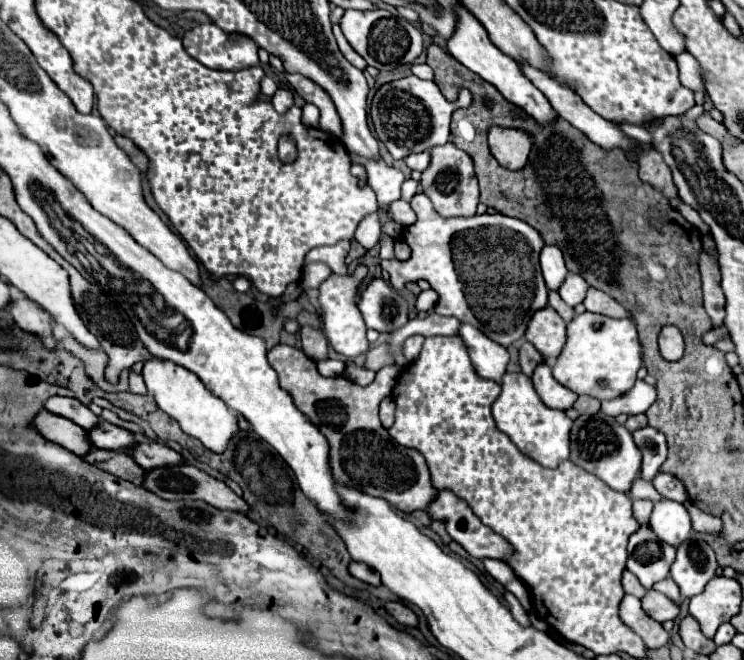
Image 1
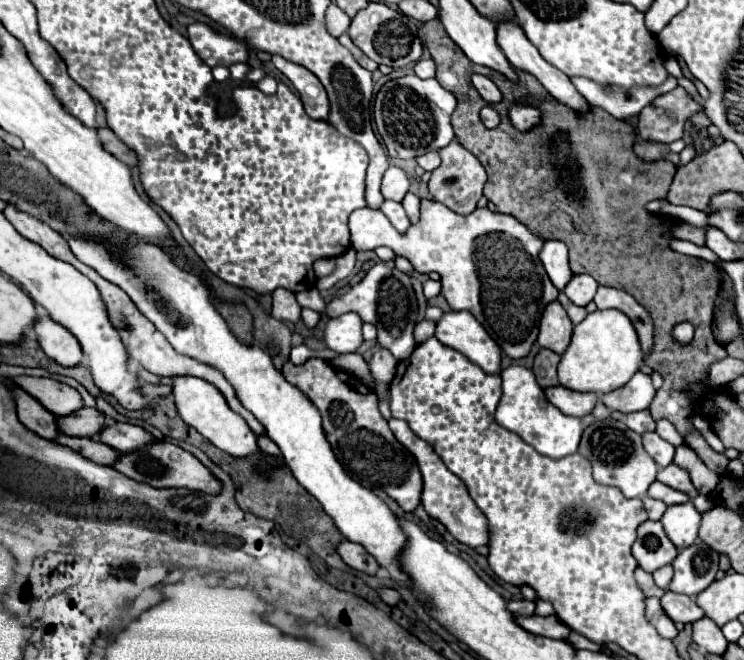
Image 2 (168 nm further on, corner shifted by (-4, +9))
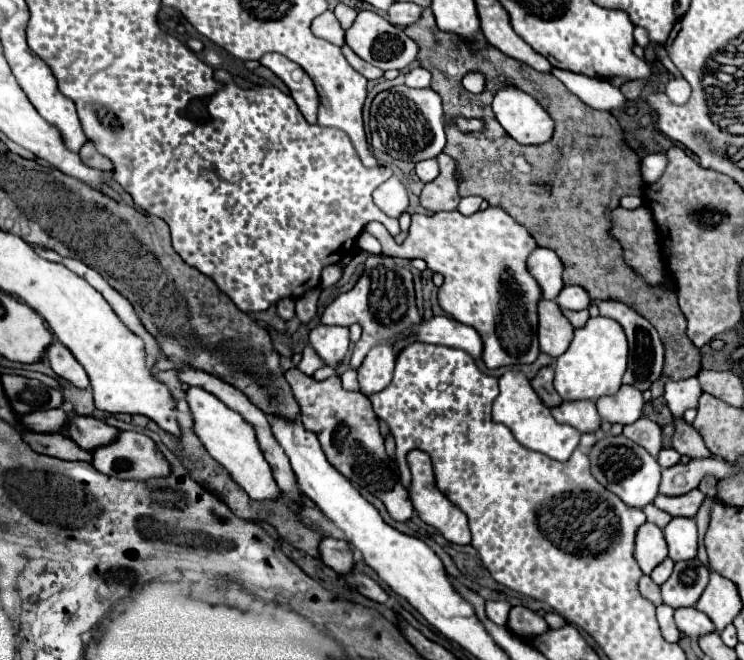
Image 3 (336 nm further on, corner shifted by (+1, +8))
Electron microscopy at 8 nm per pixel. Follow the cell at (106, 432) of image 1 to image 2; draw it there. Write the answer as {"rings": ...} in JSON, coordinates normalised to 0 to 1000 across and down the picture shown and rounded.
{"rings":[[[108,618],[91,630],[75,633],[75,642],[89,661],[129,664],[132,655],[142,645],[142,630],[134,627],[129,618]]]}

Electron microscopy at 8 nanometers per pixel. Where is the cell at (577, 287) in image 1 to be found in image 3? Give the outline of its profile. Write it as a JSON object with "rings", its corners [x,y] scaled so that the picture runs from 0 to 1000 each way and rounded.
{"rings":[[[765,432],[765,435],[757,435],[757,441],[749,450],[749,459],[754,468],[781,471],[781,468],[789,468],[794,462],[794,450],[789,447],[789,441],[784,435]]]}

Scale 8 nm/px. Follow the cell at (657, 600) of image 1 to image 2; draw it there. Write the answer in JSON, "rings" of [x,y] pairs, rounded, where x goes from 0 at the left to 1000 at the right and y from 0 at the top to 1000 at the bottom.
{"rings":[[[895,897],[890,903],[890,918],[892,927],[898,927],[898,933],[906,942],[917,942],[917,945],[933,945],[935,939],[949,933],[946,924],[927,903],[914,903],[906,897]]]}

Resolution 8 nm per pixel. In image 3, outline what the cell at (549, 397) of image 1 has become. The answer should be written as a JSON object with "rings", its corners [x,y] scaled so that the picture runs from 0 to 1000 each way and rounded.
{"rings":[[[757,608],[757,614],[741,617],[741,629],[751,641],[770,644],[781,656],[800,653],[808,641],[808,632],[800,620],[800,608]]]}

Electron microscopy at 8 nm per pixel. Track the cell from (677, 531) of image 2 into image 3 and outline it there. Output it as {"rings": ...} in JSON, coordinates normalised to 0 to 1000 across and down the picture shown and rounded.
{"rings":[[[905,783],[891,802],[905,850],[921,850],[937,841],[937,795],[926,783]]]}

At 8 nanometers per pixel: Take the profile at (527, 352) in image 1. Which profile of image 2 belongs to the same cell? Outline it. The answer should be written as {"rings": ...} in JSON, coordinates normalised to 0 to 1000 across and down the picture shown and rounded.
{"rings":[[[726,530],[723,539],[718,542],[718,555],[715,564],[726,582],[726,588],[739,588],[739,585],[750,585],[750,570],[747,570],[747,555],[753,548],[753,539],[742,530]]]}

